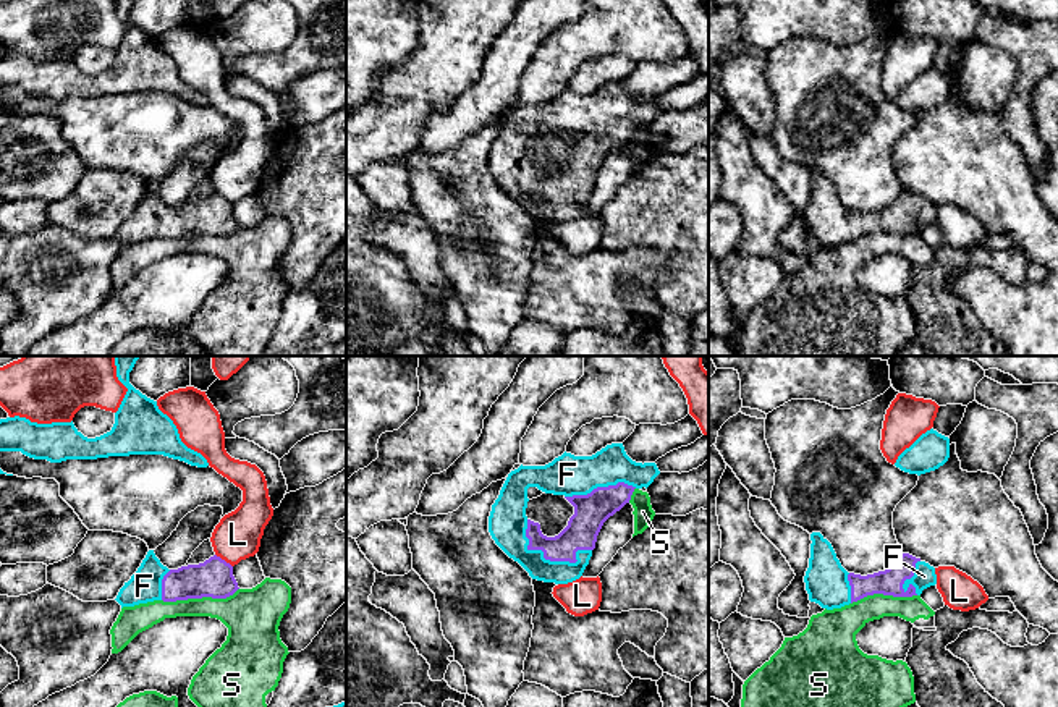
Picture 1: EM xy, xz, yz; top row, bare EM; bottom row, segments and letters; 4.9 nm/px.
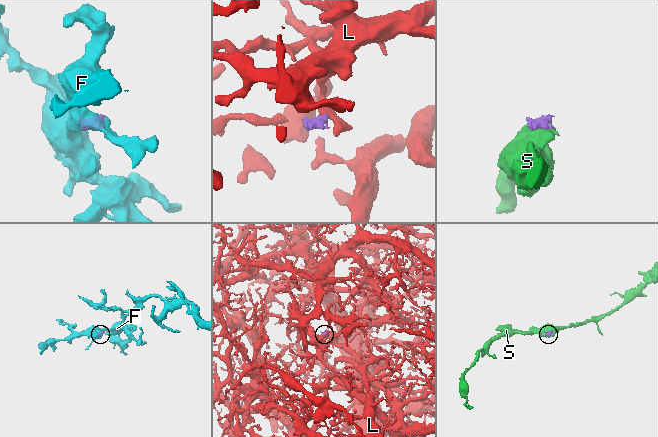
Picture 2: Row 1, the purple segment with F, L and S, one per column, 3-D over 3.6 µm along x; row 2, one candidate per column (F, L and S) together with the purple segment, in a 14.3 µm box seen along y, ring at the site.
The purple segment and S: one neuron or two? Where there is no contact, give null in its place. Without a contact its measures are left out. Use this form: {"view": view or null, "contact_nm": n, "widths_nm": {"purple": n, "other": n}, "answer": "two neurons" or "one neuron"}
{"view": "xy", "contact_nm": 380, "widths_nm": {"purple": 190, "other": 240}, "answer": "two neurons"}

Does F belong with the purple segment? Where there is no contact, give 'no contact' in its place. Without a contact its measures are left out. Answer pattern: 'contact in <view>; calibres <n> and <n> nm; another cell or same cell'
contact in xz; calibres 160 and 180 nm; same cell

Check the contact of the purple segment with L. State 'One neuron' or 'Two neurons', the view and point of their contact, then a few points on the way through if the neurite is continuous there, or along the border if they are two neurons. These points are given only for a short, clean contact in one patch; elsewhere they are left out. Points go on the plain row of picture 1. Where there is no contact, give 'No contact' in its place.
Two neurons. Touches purple at xy (224, 198). Boundary: xy (215, 191), (232, 204)

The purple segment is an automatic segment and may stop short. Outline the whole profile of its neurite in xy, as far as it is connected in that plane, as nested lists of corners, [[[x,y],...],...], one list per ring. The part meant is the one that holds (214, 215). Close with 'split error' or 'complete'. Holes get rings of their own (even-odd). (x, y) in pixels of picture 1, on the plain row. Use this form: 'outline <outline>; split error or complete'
outline [[[149,188],[115,238],[123,246],[154,238],[226,236],[238,226],[233,204],[217,193],[199,202],[168,207],[160,201],[154,188]]]; split error

